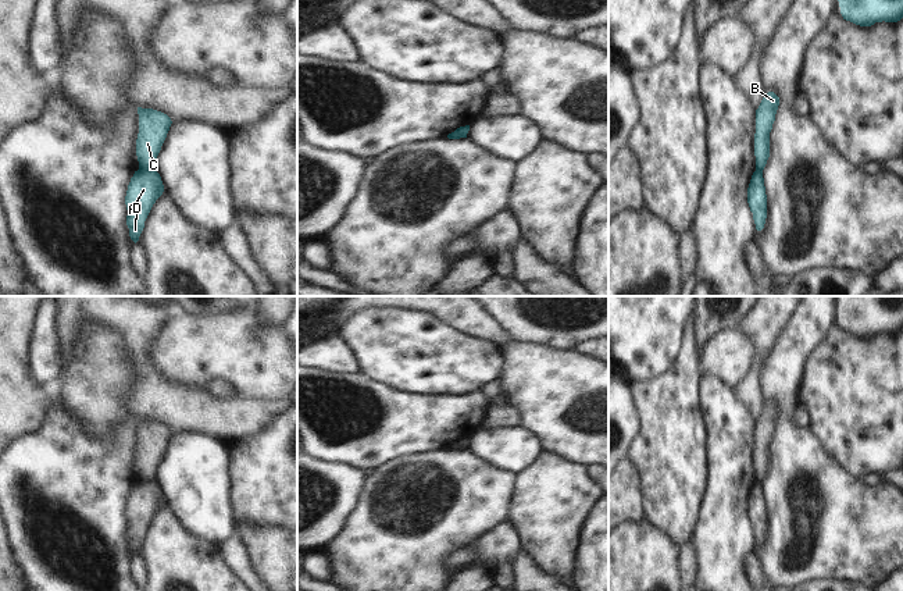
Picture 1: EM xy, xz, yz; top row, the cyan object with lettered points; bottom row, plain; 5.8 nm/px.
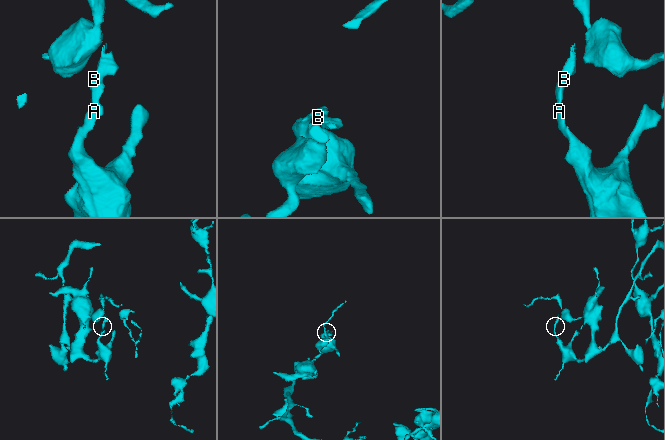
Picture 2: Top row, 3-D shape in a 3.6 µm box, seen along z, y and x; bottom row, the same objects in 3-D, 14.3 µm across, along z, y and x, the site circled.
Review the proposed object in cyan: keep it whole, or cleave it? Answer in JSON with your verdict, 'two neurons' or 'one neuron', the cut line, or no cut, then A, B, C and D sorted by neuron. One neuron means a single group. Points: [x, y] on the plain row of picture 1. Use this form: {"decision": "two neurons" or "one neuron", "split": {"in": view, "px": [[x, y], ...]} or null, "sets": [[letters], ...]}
{"decision": "two neurons", "split": {"in": "xy", "px": [[153, 479], [139, 481]]}, "sets": [["A", "D"], ["B", "C"]]}

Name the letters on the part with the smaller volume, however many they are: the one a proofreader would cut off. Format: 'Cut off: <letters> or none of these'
Cut off: B, C

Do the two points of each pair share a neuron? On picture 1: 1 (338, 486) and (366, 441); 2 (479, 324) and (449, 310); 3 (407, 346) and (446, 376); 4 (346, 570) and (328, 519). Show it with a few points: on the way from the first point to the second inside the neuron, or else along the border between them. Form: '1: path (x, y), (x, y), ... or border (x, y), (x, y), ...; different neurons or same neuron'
1: border (318, 459), (353, 465), (361, 470); different neurons
2: path (473, 319), (461, 310), (456, 310); same neuron
3: path (417, 349), (425, 352), (439, 366); same neuron
4: border (353, 511), (342, 531), (322, 551); different neurons

